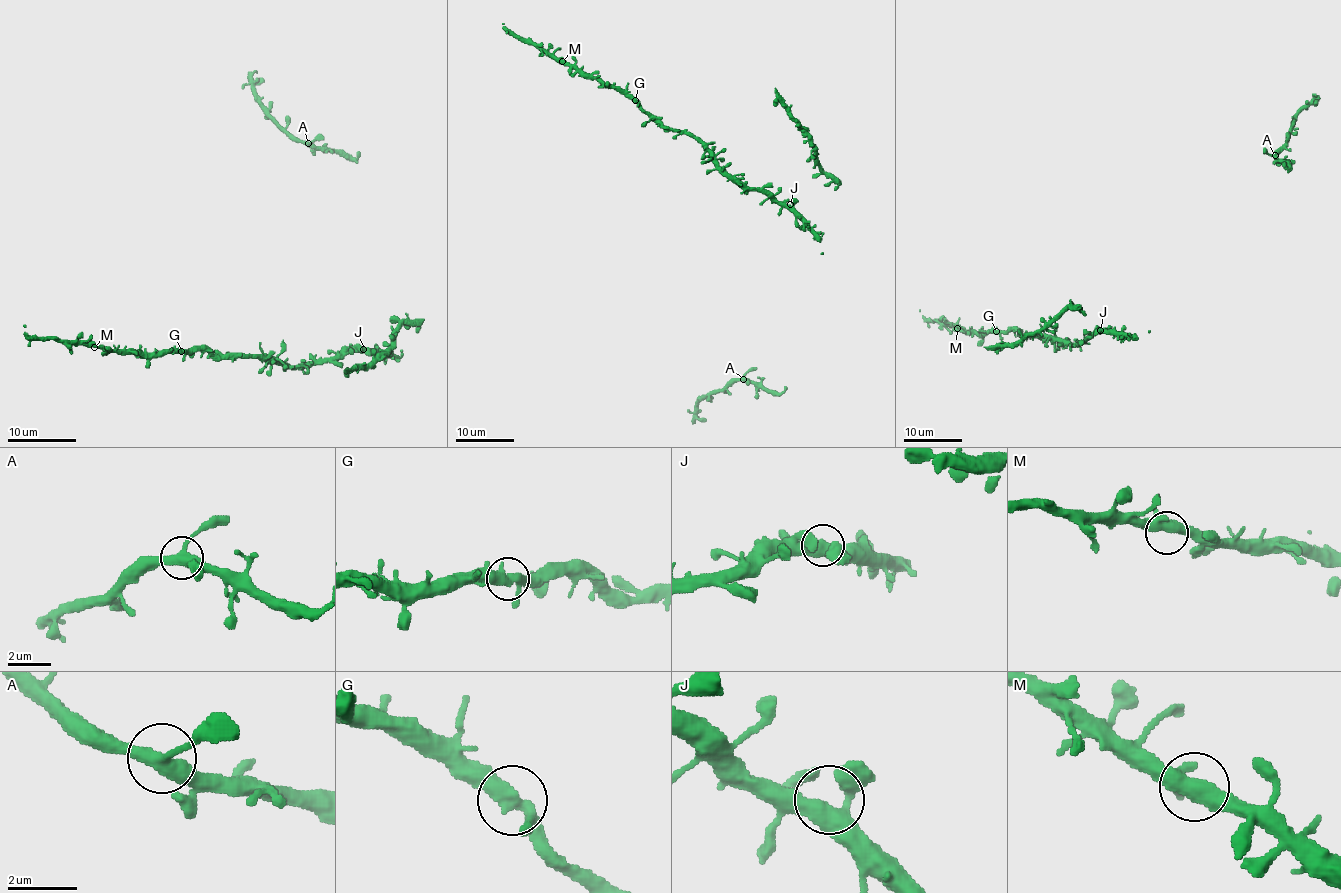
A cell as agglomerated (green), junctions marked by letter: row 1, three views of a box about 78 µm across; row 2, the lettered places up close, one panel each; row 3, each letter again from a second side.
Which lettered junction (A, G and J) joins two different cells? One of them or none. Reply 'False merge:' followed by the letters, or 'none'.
False merge: none

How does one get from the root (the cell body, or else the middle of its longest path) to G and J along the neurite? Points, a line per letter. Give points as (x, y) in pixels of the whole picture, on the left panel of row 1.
G: (381, 356), (338, 352), (324, 361), (282, 366), (258, 357), (213, 357), (206, 350), (180, 350)
J: (381, 356), (363, 349)

